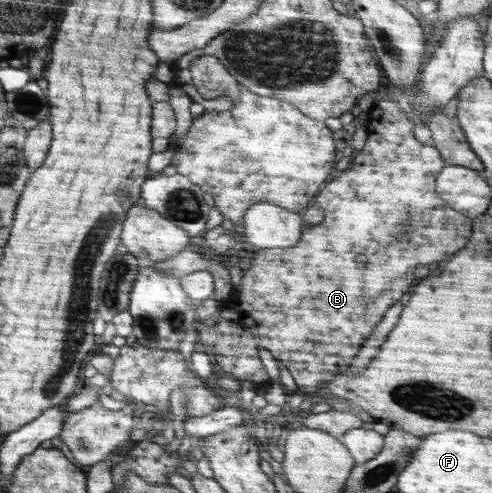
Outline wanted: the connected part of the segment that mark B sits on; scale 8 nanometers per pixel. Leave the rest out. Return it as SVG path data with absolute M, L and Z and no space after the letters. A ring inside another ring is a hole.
M381 100L376 104L374 104L366 115L368 116L368 122L365 124L365 129L367 130L367 141L364 143L364 146L362 146L362 148L359 149L359 152L357 153L356 157L353 159L354 162L350 164L350 168L348 168L348 170L343 170L340 176L336 178L336 180L331 180L326 182L325 183L326 186L323 185L314 198L313 202L317 204L320 208L323 208L326 214L326 218L322 220L322 224L308 225L304 223L303 226L314 226L314 228L304 228L306 232L303 232L303 234L306 234L306 236L301 237L300 242L302 242L302 244L298 244L296 248L292 246L292 247L281 248L281 249L259 249L258 254L260 254L260 256L258 256L258 254L256 254L256 256L253 256L254 261L252 262L252 266L250 266L250 268L248 268L248 270L244 272L244 276L242 276L241 279L242 282L240 282L239 291L233 294L232 299L225 302L222 313L220 313L221 321L216 322L214 326L202 325L202 328L198 330L197 348L199 348L201 352L210 354L212 359L212 364L215 364L215 372L218 372L223 376L236 378L239 381L253 379L251 383L254 385L254 388L260 388L260 387L269 388L271 381L268 380L266 369L263 368L263 365L258 358L258 350L260 350L260 348L265 348L267 351L270 351L272 353L272 356L277 361L281 362L282 364L284 364L284 366L286 366L286 368L288 368L290 374L292 374L296 384L298 385L297 391L299 391L300 393L304 393L304 395L316 394L316 392L320 392L320 389L322 387L325 387L326 382L330 382L332 378L334 378L334 376L338 374L338 372L344 372L344 370L346 370L346 368L350 366L350 362L352 362L352 360L356 358L356 354L358 354L358 350L360 350L360 344L362 344L362 342L364 342L364 340L366 340L366 338L368 338L368 336L372 334L372 330L374 330L374 328L376 328L376 326L380 324L380 320L384 318L384 314L388 312L388 308L390 308L392 304L396 304L396 302L398 302L398 300L400 300L400 298L402 298L402 296L404 296L404 294L406 294L406 292L410 290L410 286L412 286L412 282L414 282L414 268L416 268L416 266L420 266L420 264L432 264L434 262L439 263L441 260L444 259L448 259L449 261L450 259L452 259L452 257L456 255L456 253L460 253L460 251L466 246L466 243L469 241L470 235L472 234L471 226L473 223L473 219L468 218L465 214L462 214L457 210L454 210L451 206L448 206L447 202L443 201L442 198L439 197L439 194L435 191L435 182L437 176L440 174L440 171L445 167L443 157L439 153L437 147L434 147L431 142L427 142L427 143L419 142L416 139L416 137L414 137L413 130L415 124L407 117L406 113L403 113L403 110L401 109L401 105L396 101ZM360 254L368 258L368 264L364 264L364 266L358 266L358 264L356 264L356 256L360 256Z

